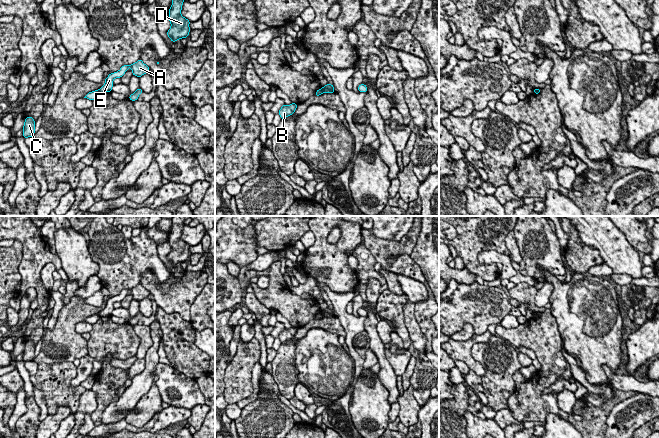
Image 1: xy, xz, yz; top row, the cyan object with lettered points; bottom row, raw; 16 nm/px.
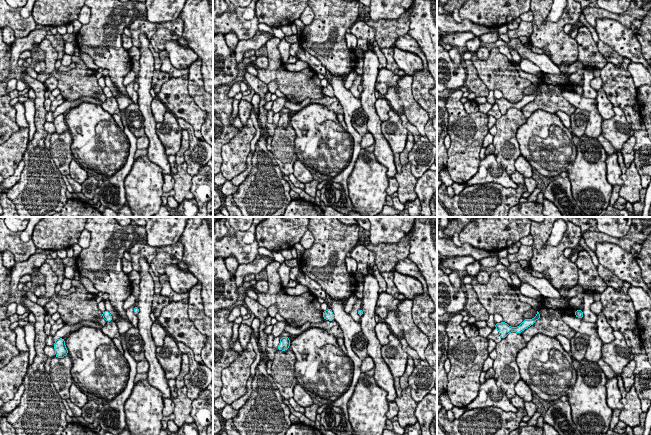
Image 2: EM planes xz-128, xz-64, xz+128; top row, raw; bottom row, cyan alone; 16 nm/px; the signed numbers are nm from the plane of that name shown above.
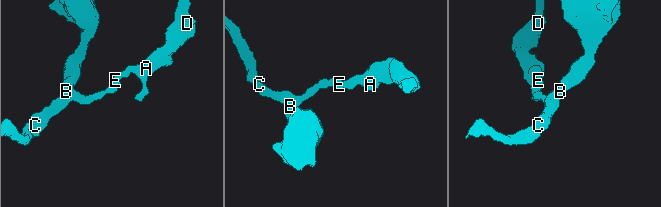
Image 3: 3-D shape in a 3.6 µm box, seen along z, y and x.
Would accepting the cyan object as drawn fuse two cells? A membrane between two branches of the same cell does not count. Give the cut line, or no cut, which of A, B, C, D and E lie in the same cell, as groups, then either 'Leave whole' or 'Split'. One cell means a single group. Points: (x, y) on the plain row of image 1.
Split along xy (97, 314), (100, 316). Groups: A D E / B C. Split

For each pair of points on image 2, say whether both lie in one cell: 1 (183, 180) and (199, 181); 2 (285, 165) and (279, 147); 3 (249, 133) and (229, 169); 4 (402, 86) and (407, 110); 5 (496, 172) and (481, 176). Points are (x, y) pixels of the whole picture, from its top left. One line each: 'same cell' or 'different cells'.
1: different cells
2: same cell
3: same cell
4: same cell
5: same cell

